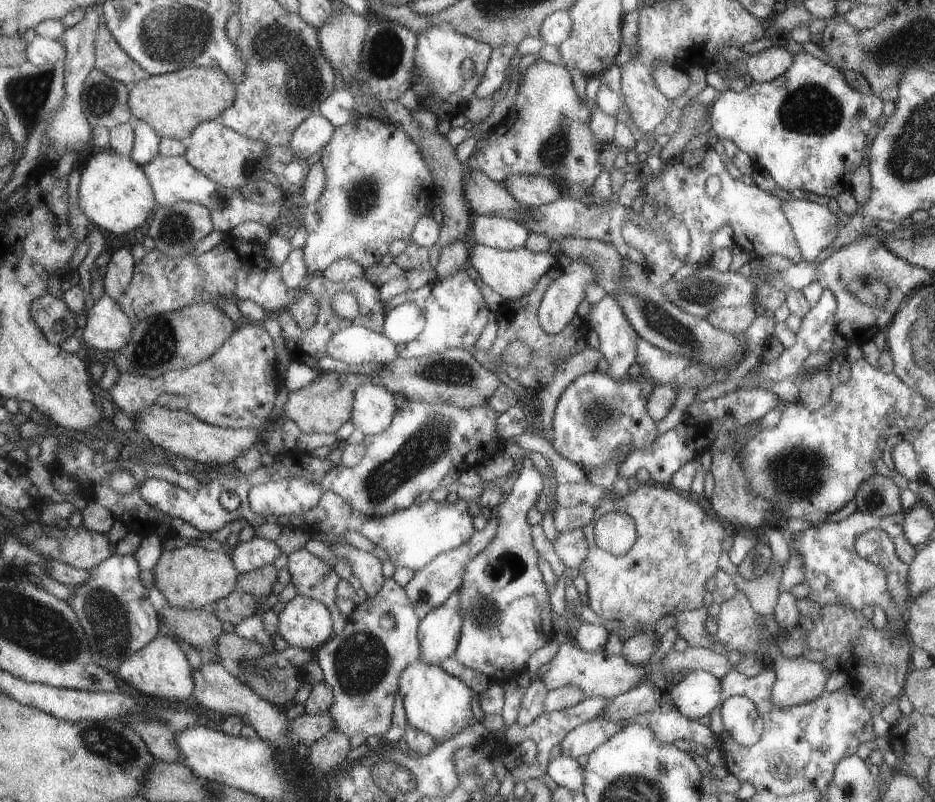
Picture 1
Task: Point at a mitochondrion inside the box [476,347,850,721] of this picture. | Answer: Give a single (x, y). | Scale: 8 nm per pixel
(802, 474)

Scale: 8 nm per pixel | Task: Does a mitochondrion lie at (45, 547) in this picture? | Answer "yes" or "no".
no

